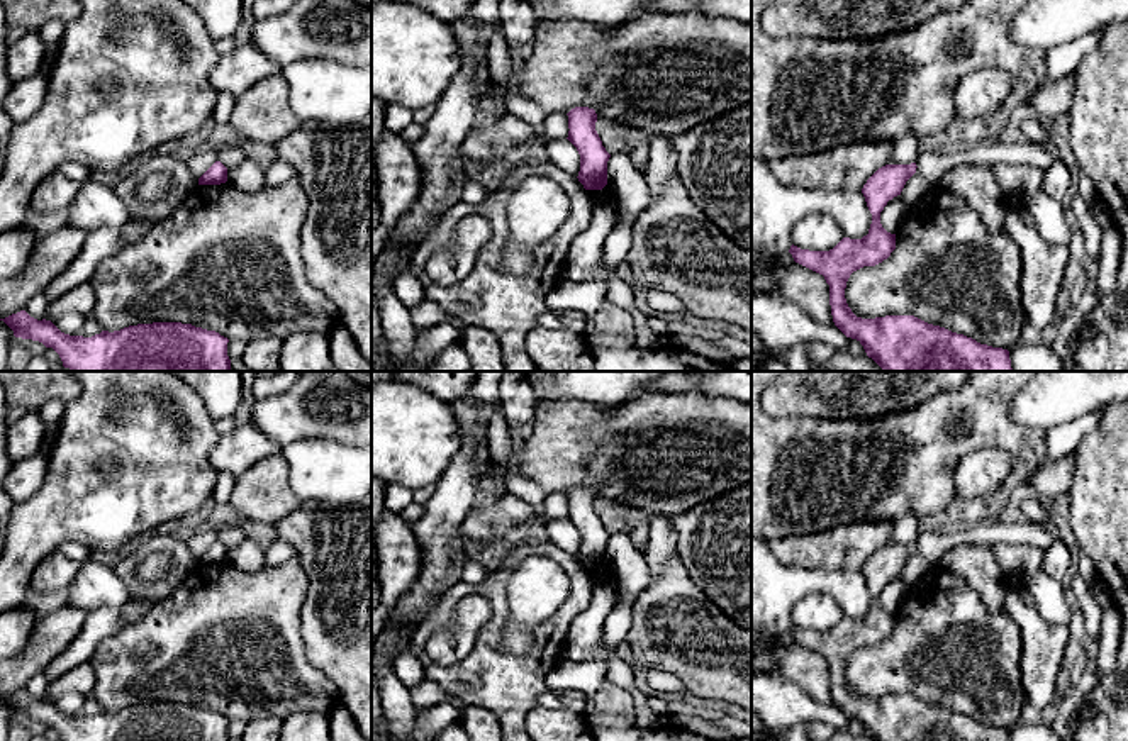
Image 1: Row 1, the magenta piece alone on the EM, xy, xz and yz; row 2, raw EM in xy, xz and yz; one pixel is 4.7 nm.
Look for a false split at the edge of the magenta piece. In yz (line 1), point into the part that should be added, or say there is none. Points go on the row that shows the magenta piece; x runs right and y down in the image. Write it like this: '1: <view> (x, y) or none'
1: none

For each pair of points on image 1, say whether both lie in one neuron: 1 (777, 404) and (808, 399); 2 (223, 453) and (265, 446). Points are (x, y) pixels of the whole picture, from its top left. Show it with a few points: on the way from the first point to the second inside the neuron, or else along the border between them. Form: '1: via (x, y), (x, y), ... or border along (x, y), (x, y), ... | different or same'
1: via (784, 399), (801, 399) | same
2: via (233, 453), (243, 446), (255, 446) | same

